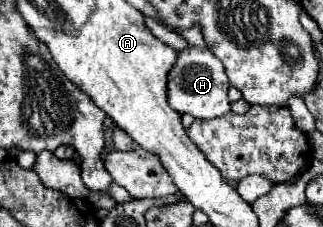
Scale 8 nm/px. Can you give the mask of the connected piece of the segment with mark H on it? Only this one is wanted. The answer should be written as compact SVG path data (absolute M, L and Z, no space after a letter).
M186 48L178 52L178 60L168 74L168 102L180 114L192 114L194 118L218 118L230 112L228 102L228 76L224 74L222 62L214 58L214 54L206 48Z

